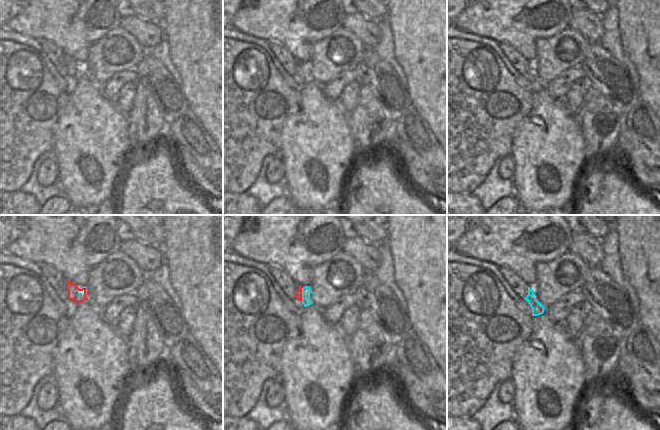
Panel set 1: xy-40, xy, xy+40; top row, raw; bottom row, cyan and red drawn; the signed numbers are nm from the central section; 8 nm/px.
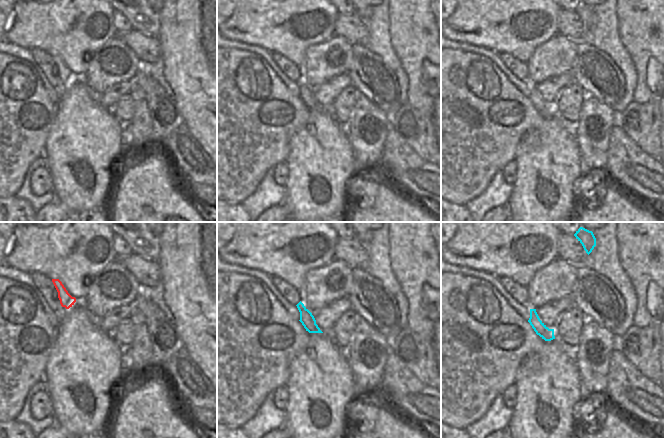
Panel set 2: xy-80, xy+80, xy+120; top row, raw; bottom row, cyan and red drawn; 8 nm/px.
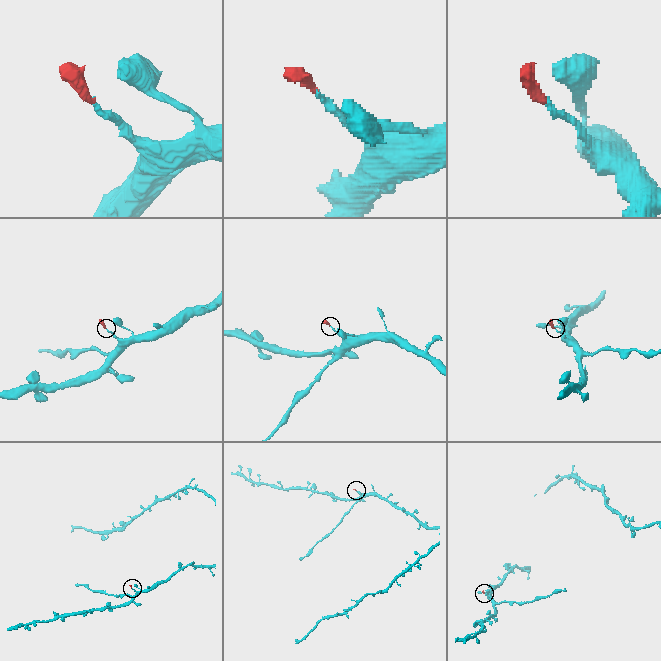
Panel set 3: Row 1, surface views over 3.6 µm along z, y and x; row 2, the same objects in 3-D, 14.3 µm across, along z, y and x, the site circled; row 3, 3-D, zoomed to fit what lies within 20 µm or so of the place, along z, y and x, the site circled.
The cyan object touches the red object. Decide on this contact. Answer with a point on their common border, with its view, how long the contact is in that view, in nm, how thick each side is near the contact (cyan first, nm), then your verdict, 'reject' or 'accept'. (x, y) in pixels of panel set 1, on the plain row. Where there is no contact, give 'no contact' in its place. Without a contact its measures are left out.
xy (302, 71) | 110 nm | 70/60 nm | accept

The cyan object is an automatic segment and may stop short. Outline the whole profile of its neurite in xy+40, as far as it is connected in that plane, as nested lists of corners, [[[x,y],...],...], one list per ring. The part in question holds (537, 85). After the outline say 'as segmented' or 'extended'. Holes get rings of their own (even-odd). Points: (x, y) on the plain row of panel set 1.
[[[528,63],[528,71],[524,74],[532,85],[532,92],[539,92],[544,89],[544,82],[534,73],[534,67]]] | as segmented

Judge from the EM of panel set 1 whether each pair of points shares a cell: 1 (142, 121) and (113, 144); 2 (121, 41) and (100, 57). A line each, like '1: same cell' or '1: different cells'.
1: different cells
2: same cell

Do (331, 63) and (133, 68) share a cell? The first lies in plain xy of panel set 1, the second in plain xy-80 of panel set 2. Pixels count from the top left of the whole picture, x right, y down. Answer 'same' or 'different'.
same

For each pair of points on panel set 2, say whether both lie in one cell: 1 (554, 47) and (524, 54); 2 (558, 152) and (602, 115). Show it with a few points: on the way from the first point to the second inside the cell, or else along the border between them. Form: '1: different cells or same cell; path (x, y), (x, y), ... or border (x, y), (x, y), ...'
1: different cells; border (550, 38), (541, 43), (525, 62)
2: different cells; border (574, 138), (581, 161)

